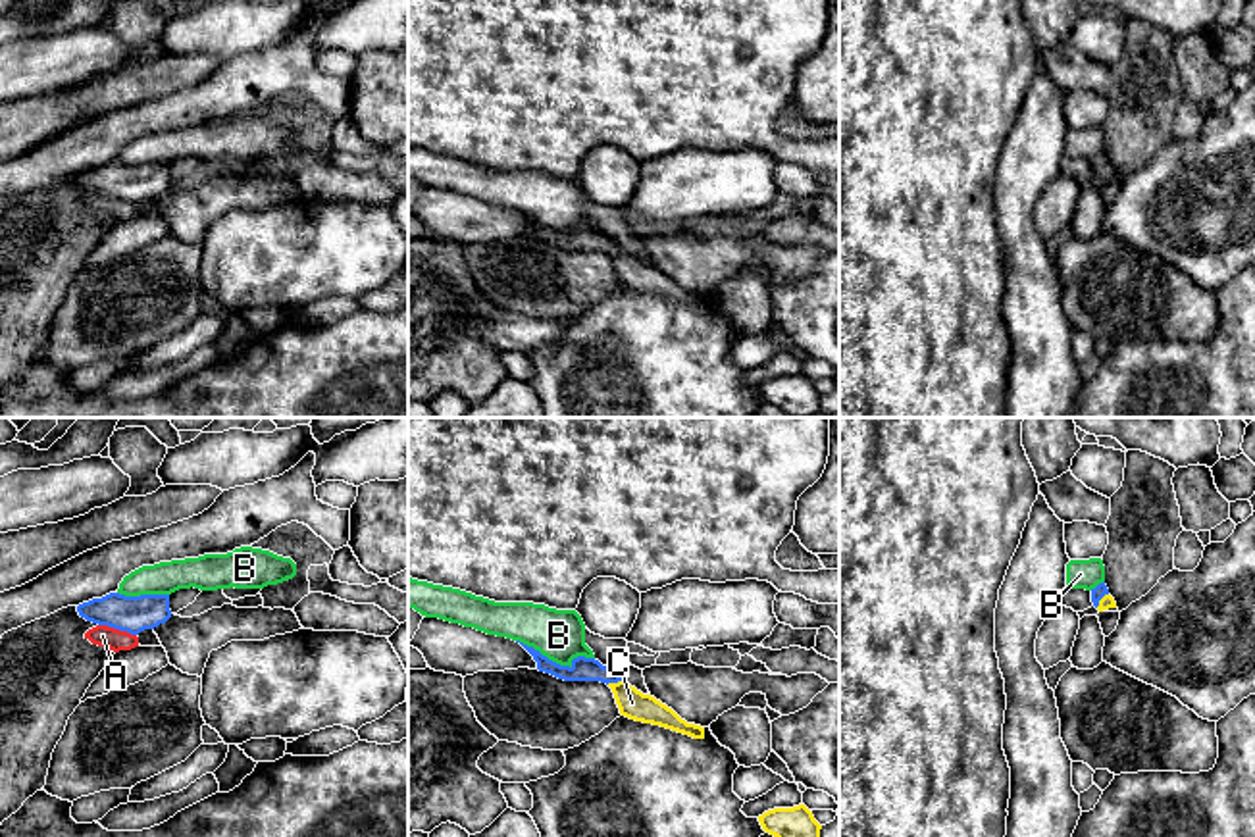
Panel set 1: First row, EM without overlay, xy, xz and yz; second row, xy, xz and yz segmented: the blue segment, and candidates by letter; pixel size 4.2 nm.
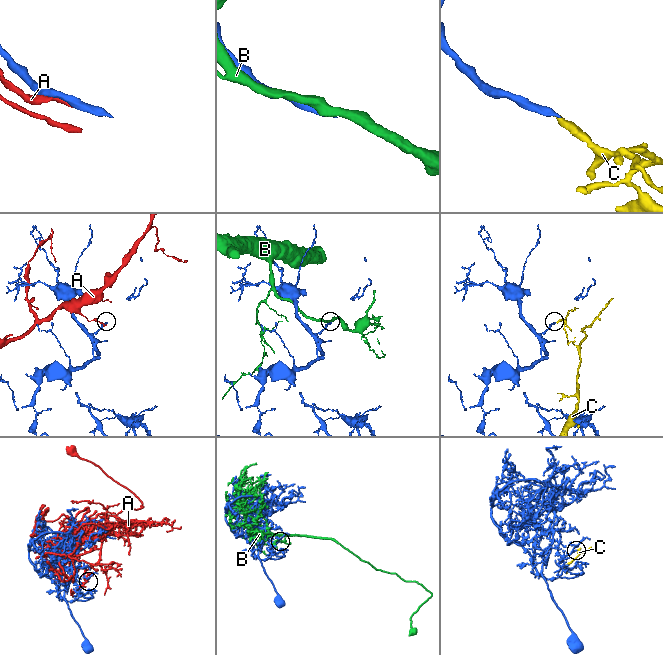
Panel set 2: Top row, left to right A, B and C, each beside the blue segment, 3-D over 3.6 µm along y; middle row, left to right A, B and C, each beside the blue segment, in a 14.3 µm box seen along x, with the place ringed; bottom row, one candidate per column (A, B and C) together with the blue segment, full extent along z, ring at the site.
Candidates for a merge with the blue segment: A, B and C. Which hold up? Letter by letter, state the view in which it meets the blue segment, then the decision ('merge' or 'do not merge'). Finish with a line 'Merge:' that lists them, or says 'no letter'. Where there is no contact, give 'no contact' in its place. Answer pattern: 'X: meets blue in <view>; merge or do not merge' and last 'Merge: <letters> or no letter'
A: meets blue in xy; do not merge
B: meets blue in xz; do not merge
C: meets blue in xz; merge
Merge: C

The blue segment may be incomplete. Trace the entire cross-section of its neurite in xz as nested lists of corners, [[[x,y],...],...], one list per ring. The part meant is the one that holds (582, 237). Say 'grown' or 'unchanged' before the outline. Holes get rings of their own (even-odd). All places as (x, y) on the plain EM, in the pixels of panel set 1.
grown | [[[524,212],[520,214],[533,225],[539,241],[551,242],[564,250],[606,252],[614,262],[614,267],[622,285],[635,291],[660,294],[660,296],[689,304],[693,308],[704,308],[704,296],[687,292],[672,277],[668,277],[666,273],[662,273],[651,264],[643,264],[641,260],[626,252],[616,241],[602,235],[599,229],[577,225],[572,229],[570,235],[560,235],[549,229],[547,225],[543,225],[533,216],[527,216]]]

